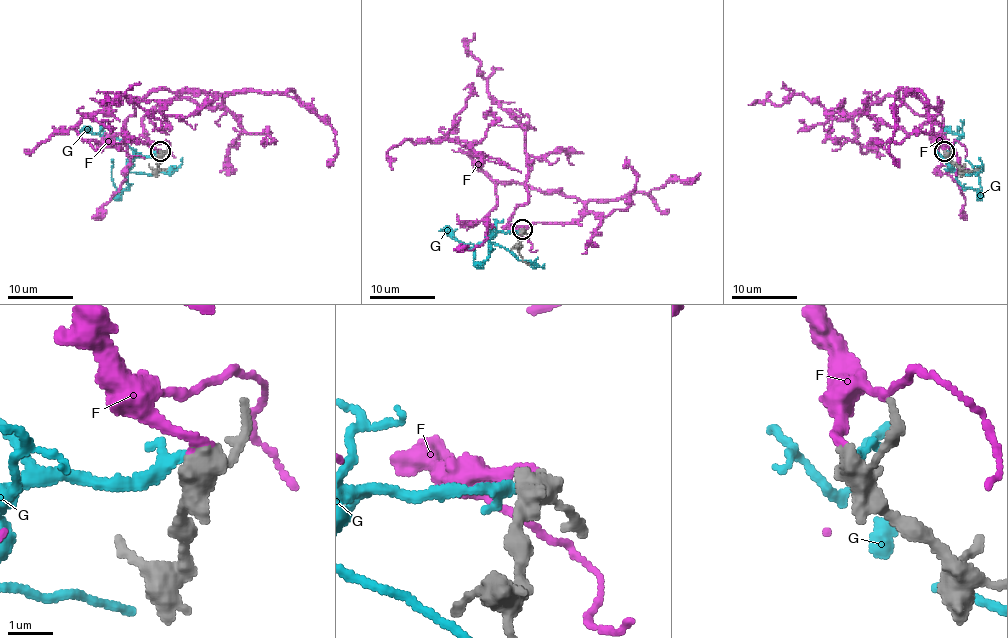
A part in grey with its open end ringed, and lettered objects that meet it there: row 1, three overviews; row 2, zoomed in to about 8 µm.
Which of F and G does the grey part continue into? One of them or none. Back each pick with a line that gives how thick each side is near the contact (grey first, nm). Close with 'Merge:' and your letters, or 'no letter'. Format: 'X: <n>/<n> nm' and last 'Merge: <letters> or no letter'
F: 440/200 nm
Merge: F

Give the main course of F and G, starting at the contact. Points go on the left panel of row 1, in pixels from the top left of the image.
F: (160, 152), (147, 113), (220, 96), (150, 90), (77, 127), (159, 154)
G: (159, 154), (137, 155), (127, 172), (127, 185), (119, 190), (111, 175), (111, 159)

